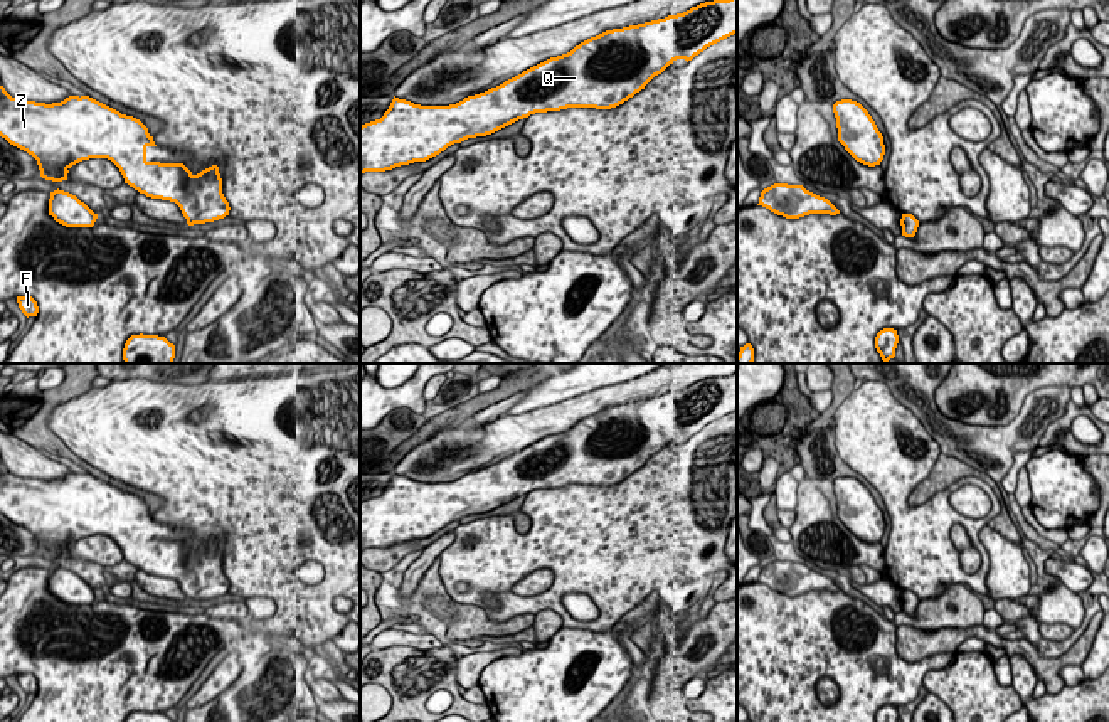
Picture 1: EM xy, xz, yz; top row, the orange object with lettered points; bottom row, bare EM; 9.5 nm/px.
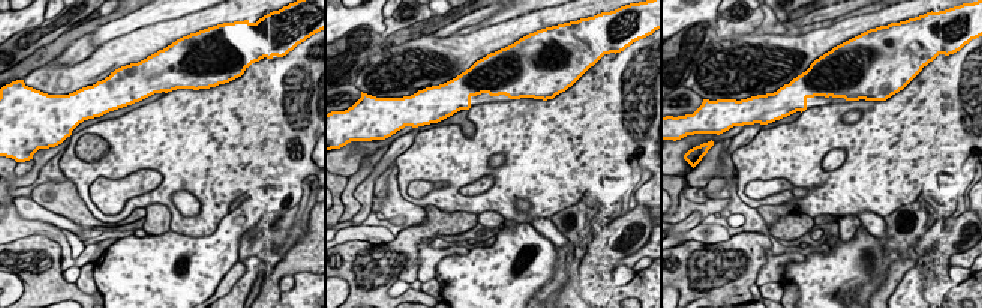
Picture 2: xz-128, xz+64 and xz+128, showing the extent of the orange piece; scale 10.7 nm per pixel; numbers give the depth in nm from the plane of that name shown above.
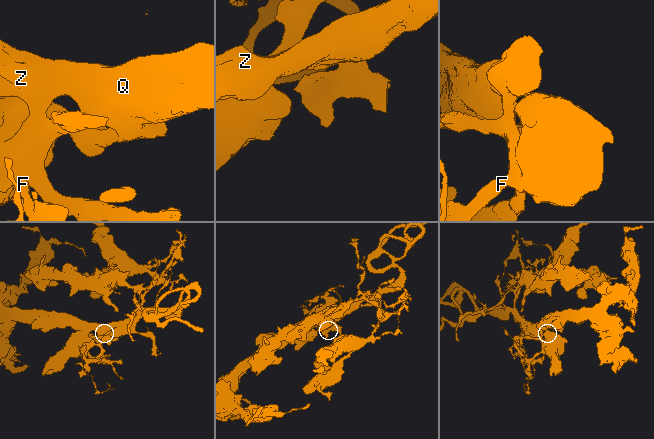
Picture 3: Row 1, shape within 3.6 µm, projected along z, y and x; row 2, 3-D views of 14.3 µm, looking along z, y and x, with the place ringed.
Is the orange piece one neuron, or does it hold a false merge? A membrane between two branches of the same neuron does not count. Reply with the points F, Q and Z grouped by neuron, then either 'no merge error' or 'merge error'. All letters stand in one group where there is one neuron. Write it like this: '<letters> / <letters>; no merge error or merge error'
F Q Z; no merge error

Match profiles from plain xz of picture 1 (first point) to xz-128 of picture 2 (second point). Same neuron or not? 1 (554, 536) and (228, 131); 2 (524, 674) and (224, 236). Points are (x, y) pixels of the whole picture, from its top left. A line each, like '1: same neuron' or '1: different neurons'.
1: same neuron
2: same neuron

